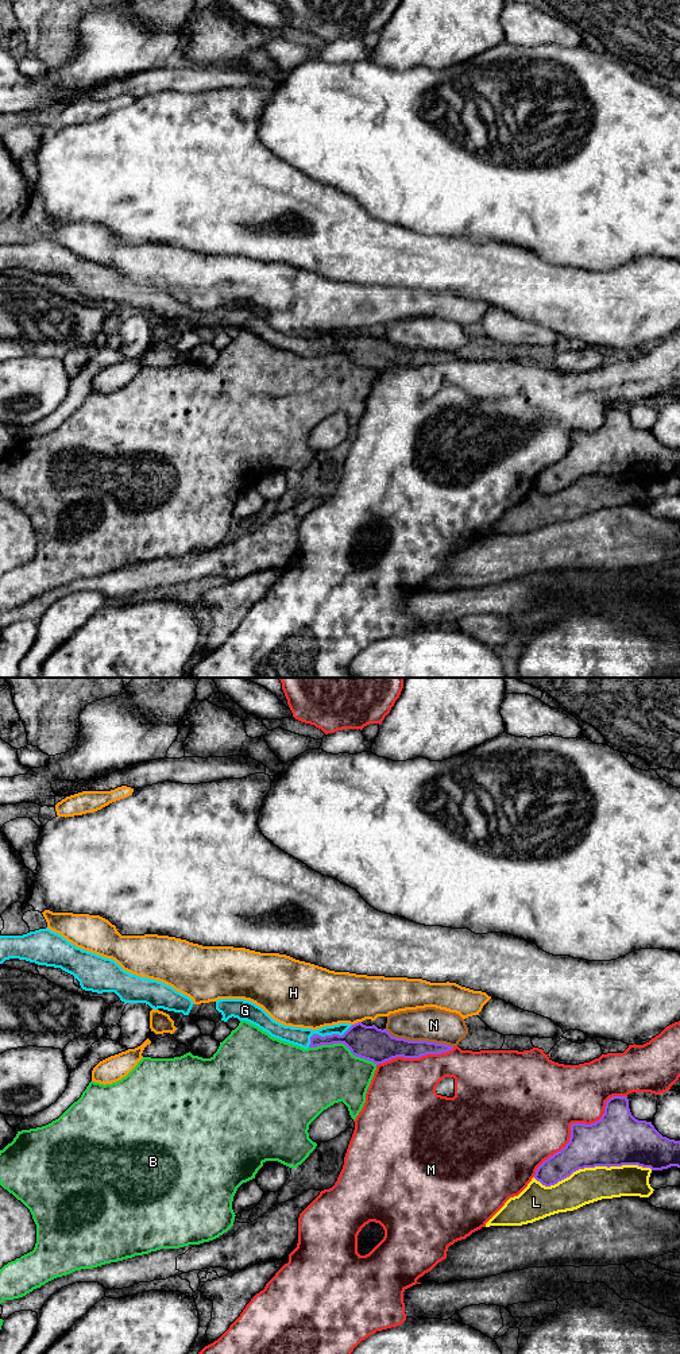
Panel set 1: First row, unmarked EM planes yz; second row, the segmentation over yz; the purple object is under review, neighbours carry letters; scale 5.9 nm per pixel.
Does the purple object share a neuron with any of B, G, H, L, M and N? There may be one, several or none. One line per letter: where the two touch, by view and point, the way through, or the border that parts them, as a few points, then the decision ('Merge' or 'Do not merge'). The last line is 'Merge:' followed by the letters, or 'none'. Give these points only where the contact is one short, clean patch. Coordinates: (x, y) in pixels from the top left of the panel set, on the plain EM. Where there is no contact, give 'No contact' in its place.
B: Touches purple at yz (343, 351). Do not merge
G: Touches purple at yz (327, 344). Path across: yz (367, 351), (352, 344), (327, 344), (297, 344). Merge
H: Touches purple at yz (358, 331). Do not merge
L: Touches purple at yz (592, 475). Do not merge
M: Touches purple at yz (575, 432). Do not merge
N: Touches purple at yz (418, 350). Do not merge
Merge: G

